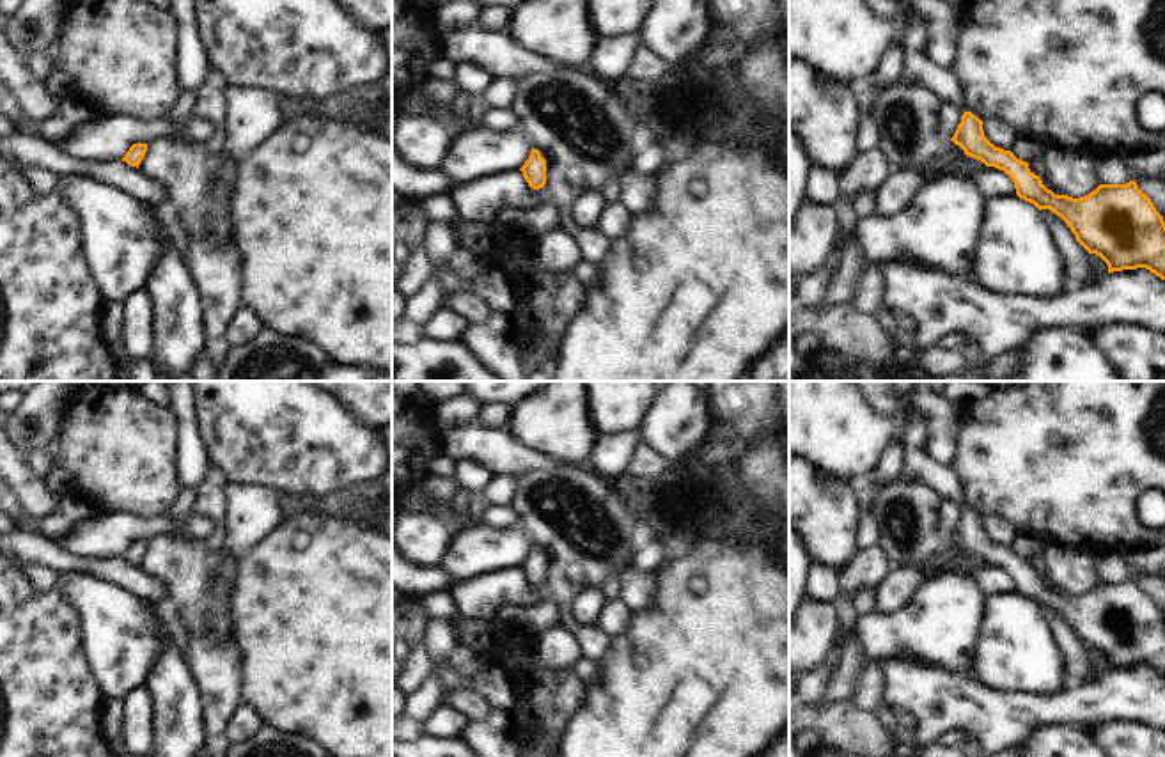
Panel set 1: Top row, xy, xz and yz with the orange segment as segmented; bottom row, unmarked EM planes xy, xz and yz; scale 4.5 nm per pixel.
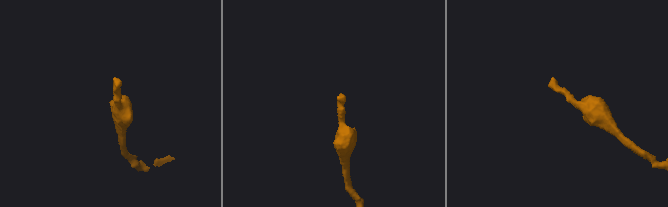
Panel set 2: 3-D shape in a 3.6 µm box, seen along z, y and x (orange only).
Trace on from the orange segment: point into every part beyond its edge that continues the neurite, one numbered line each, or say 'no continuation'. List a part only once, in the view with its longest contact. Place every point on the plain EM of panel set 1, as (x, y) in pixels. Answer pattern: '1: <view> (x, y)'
1: yz (919, 465)

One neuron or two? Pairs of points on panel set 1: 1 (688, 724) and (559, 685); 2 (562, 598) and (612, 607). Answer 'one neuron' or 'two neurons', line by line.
1: two neurons
2: two neurons

